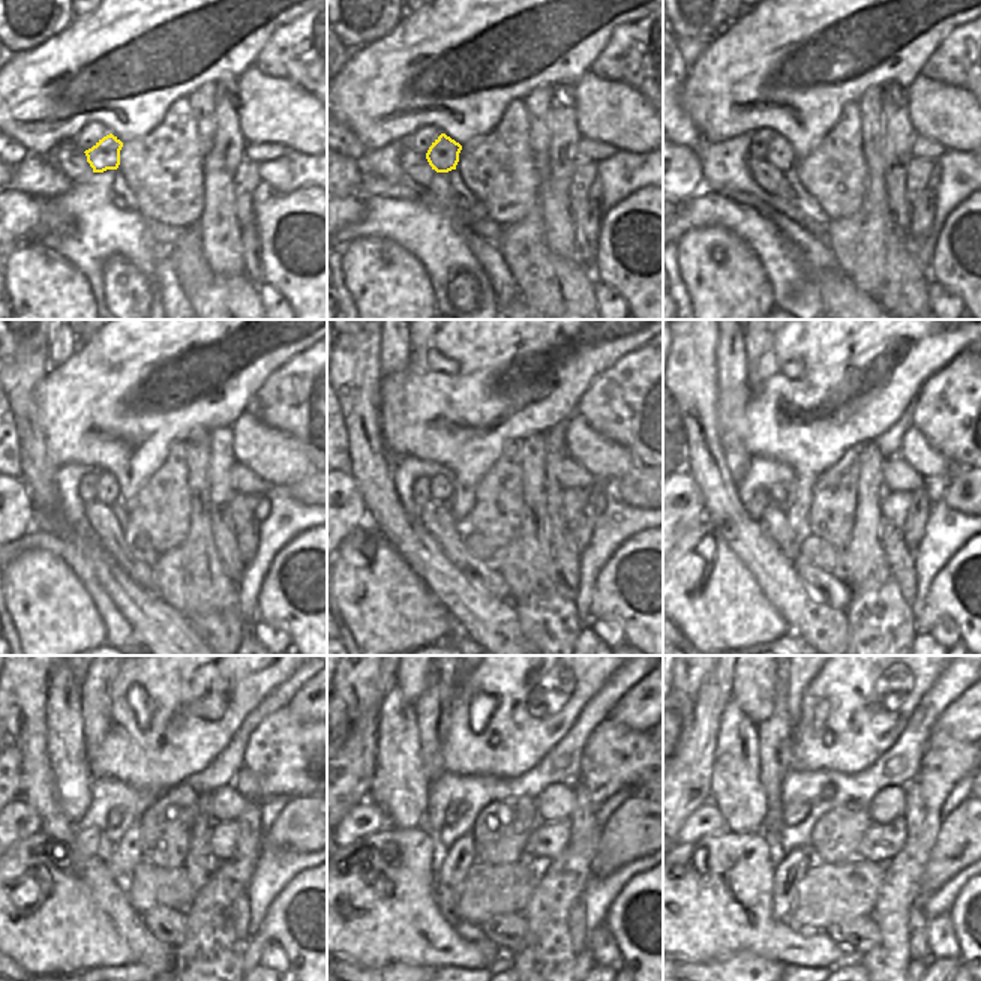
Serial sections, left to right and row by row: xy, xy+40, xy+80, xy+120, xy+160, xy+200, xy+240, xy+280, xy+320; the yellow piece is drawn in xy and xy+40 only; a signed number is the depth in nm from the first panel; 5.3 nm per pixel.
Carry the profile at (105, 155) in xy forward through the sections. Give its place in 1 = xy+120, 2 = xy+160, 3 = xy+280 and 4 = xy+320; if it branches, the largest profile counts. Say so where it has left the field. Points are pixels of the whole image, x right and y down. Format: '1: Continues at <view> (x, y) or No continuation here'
1: Continues at xy+120 (107, 488)
2: Continues at xy+160 (443, 488)
3: Continues at xy+280 (453, 812)
4: Continues at xy+320 (794, 812)

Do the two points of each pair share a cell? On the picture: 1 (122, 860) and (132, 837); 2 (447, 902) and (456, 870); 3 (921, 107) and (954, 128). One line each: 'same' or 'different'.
1: same
2: same
3: same

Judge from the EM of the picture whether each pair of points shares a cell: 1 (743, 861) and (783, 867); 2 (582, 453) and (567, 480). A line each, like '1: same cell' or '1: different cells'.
1: different cells
2: different cells

